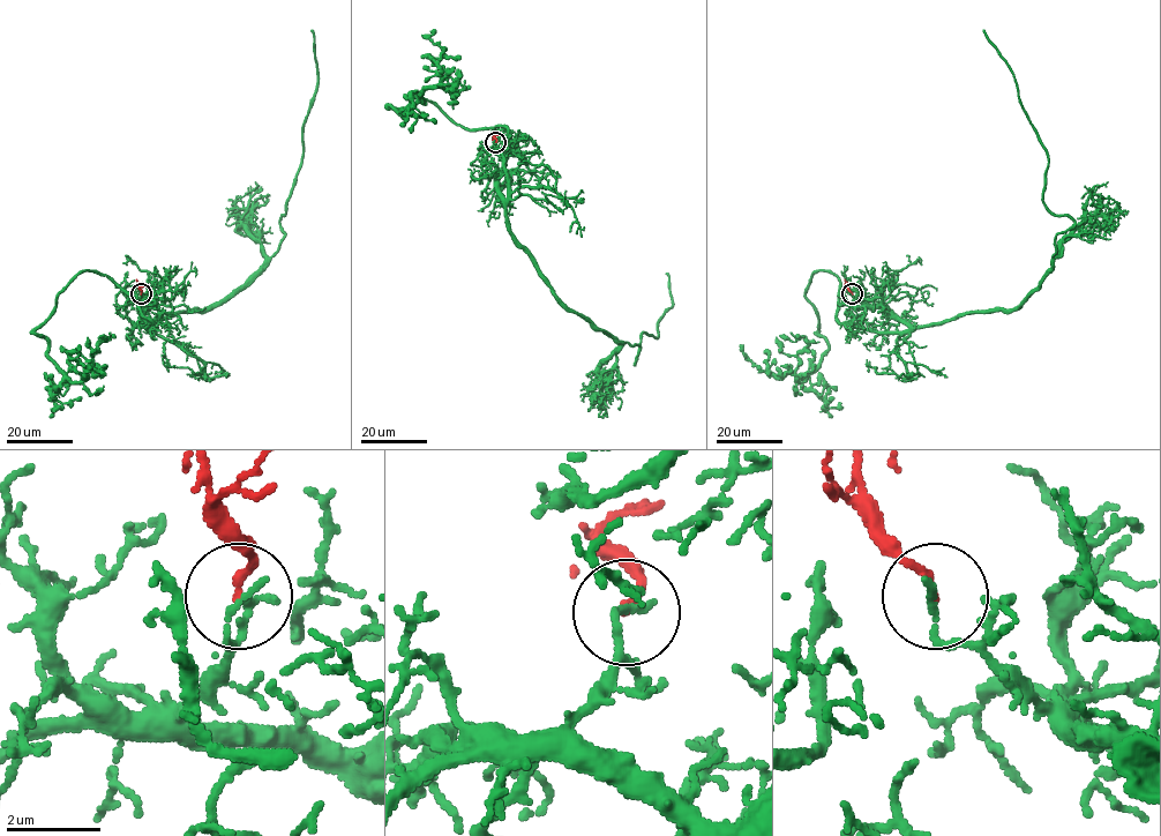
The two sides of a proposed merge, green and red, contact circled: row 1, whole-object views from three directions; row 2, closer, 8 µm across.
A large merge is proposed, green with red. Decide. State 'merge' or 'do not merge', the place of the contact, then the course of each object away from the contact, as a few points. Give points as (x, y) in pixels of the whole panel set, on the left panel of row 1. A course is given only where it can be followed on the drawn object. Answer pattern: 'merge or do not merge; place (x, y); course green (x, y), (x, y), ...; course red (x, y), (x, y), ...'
do not merge; place (141, 293); course green (141, 293), (150, 326), (209, 311), (277, 249), (317, 84), (312, 30); course red (141, 293), (136, 280)

